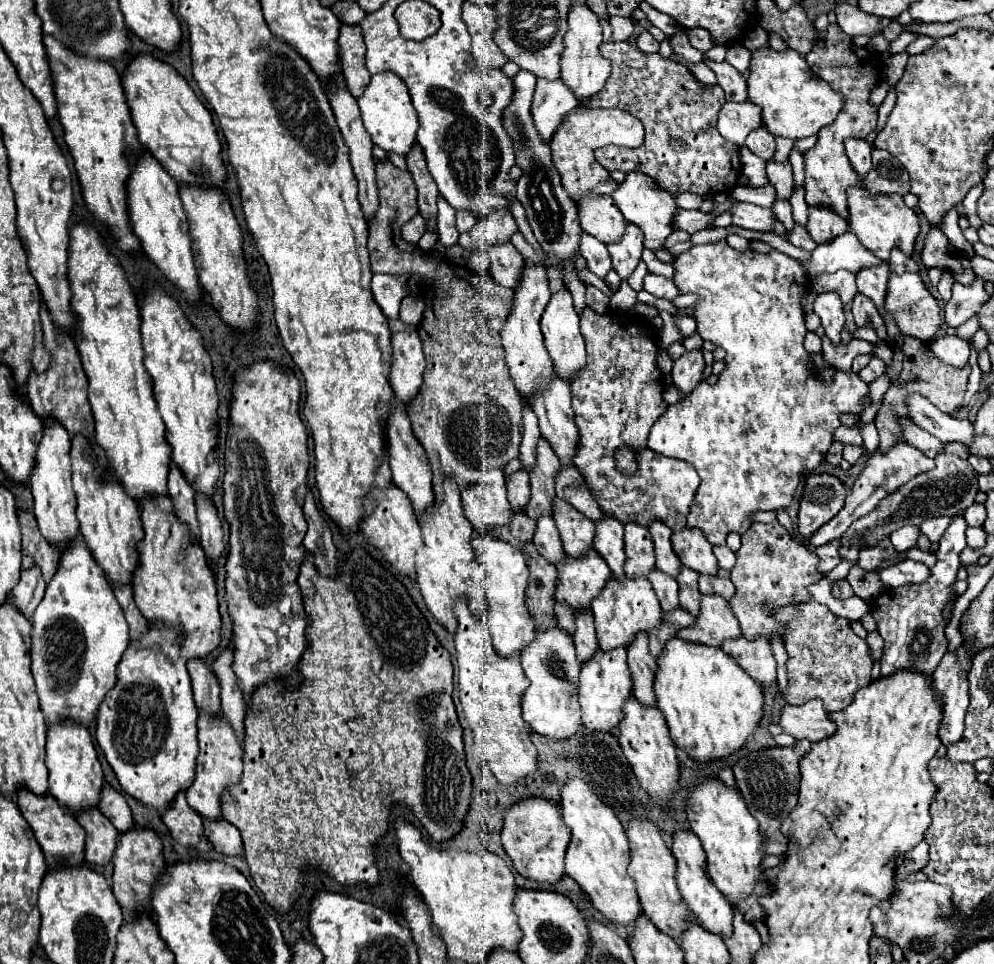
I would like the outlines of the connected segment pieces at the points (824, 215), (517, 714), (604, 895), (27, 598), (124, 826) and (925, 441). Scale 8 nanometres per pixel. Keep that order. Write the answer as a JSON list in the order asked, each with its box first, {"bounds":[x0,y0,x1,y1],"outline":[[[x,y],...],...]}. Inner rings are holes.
[{"bounds":[807,206,847,244],"outline":[[[815,206],[815,208],[809,208],[807,232],[817,244],[827,244],[833,238],[847,232],[847,222],[841,216],[837,216],[831,208]]]},{"bounds":[455,600,537,784],"outline":[[[465,600],[455,604],[455,616],[459,620],[455,632],[459,698],[469,728],[475,736],[475,748],[501,784],[513,784],[537,770],[537,750],[529,740],[529,728],[521,718],[521,696],[529,680],[523,674],[519,656],[501,658],[495,652],[491,634],[475,620],[475,616],[471,616]]]},{"bounds":[559,778,643,936],"outline":[[[573,778],[563,786],[559,810],[563,822],[571,828],[571,844],[565,856],[565,874],[581,886],[597,912],[601,912],[615,926],[627,930],[625,934],[631,936],[637,918],[643,914],[643,908],[637,896],[635,880],[627,874],[631,854],[623,826],[619,824],[615,812],[611,812],[611,808],[607,808],[607,804],[603,804],[579,778]]]},{"bounds":[11,568,45,620],"outline":[[[29,568],[29,572],[23,572],[17,588],[11,594],[13,594],[15,608],[27,620],[31,620],[35,608],[39,606],[39,602],[43,600],[43,594],[45,594],[45,584],[43,584],[43,578],[39,576],[39,570]]]},{"bounds":[99,784,133,834],"outline":[[[109,784],[103,786],[103,792],[101,792],[101,804],[99,804],[99,810],[103,812],[105,818],[111,820],[111,824],[117,828],[119,834],[125,834],[127,830],[133,828],[133,818],[131,818],[131,810],[125,802],[125,798],[113,790]]]},{"bounds":[901,420,945,452],"outline":[[[903,420],[901,426],[903,426],[905,442],[909,442],[911,446],[915,446],[915,448],[919,448],[919,450],[923,450],[923,452],[927,452],[927,450],[939,452],[939,450],[945,446],[945,444],[937,440],[937,438],[931,438],[927,432],[923,432],[923,430],[921,430],[917,424],[913,424],[911,420]]]}]

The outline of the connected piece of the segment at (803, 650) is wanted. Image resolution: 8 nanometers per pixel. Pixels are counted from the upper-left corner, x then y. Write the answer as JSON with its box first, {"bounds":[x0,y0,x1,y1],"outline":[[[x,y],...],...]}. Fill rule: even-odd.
{"bounds":[775,602,871,712],"outline":[[[819,602],[801,604],[799,608],[781,608],[775,612],[775,620],[787,624],[787,672],[789,690],[785,694],[787,704],[803,704],[813,698],[821,698],[829,712],[837,712],[851,704],[853,694],[871,682],[871,654],[853,630],[847,618],[835,616],[827,606]]]}

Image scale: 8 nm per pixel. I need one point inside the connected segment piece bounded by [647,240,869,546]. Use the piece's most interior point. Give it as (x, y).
(751, 437)

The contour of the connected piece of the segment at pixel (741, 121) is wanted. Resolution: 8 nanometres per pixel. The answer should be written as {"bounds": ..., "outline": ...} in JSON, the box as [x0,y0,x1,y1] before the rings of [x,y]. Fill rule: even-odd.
{"bounds":[717,102,761,146],"outline":[[[725,102],[725,106],[719,112],[717,130],[723,138],[735,142],[737,146],[745,144],[745,138],[749,132],[757,130],[761,126],[761,112],[759,106],[753,102]]]}

